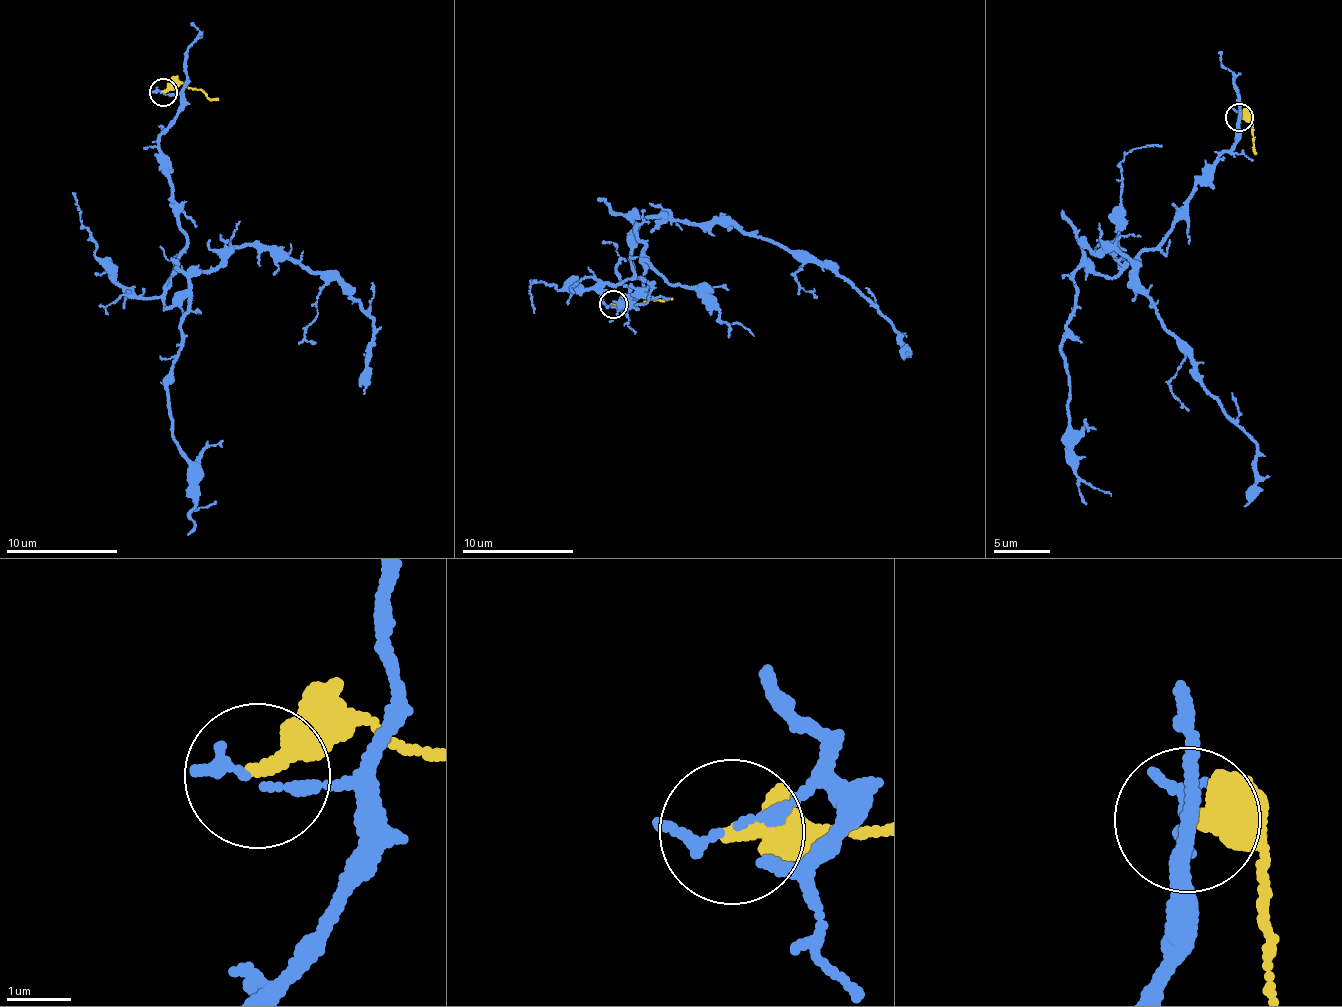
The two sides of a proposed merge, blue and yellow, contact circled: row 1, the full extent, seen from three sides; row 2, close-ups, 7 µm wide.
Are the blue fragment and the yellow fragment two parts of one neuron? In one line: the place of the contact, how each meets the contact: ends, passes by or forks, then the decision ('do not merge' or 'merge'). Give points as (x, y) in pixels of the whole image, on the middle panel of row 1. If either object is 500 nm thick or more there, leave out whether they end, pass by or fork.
at (613, 304); blue ends there; yellow ends there; do not merge

